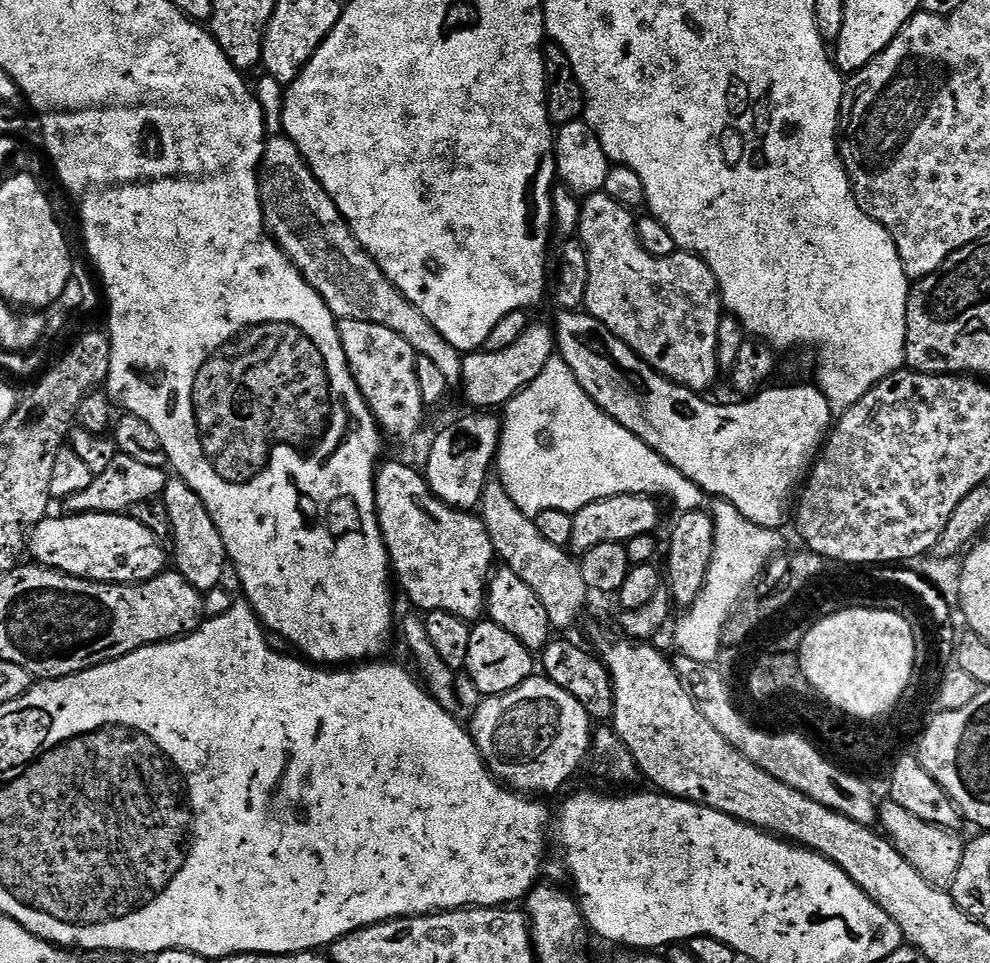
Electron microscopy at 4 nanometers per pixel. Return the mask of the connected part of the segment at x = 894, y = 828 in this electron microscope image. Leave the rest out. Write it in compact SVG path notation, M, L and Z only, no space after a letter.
M891 798L885 799L885 804L883 801L879 805L878 824L886 839L896 847L898 854L902 854L902 858L910 862L910 866L914 866L914 870L918 870L918 874L922 874L922 878L930 882L930 886L951 889L958 874L958 866L962 866L966 847L965 841L960 841L953 829L939 828L936 824L922 822L922 818L910 814L910 810L898 806L898 802Z

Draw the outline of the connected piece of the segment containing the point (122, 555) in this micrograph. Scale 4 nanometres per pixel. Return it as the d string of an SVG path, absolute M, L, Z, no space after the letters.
M119 512L63 515L45 518L38 525L39 563L45 568L102 584L143 584L169 567L169 553L168 556L164 553L159 538L151 532L153 529L135 515Z

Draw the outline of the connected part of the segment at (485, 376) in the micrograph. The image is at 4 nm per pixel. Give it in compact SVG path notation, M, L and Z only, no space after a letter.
M529 323L528 328L520 338L508 349L490 353L477 350L464 356L464 374L462 385L468 400L476 410L496 410L507 405L509 400L518 395L538 374L542 374L542 366L554 359L557 351L556 337L553 329L544 324Z

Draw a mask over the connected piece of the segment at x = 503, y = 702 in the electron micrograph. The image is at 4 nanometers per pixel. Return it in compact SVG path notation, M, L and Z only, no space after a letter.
M529 678L501 696L481 699L471 713L472 741L489 772L521 794L552 792L590 756L594 721L586 709L547 678Z

